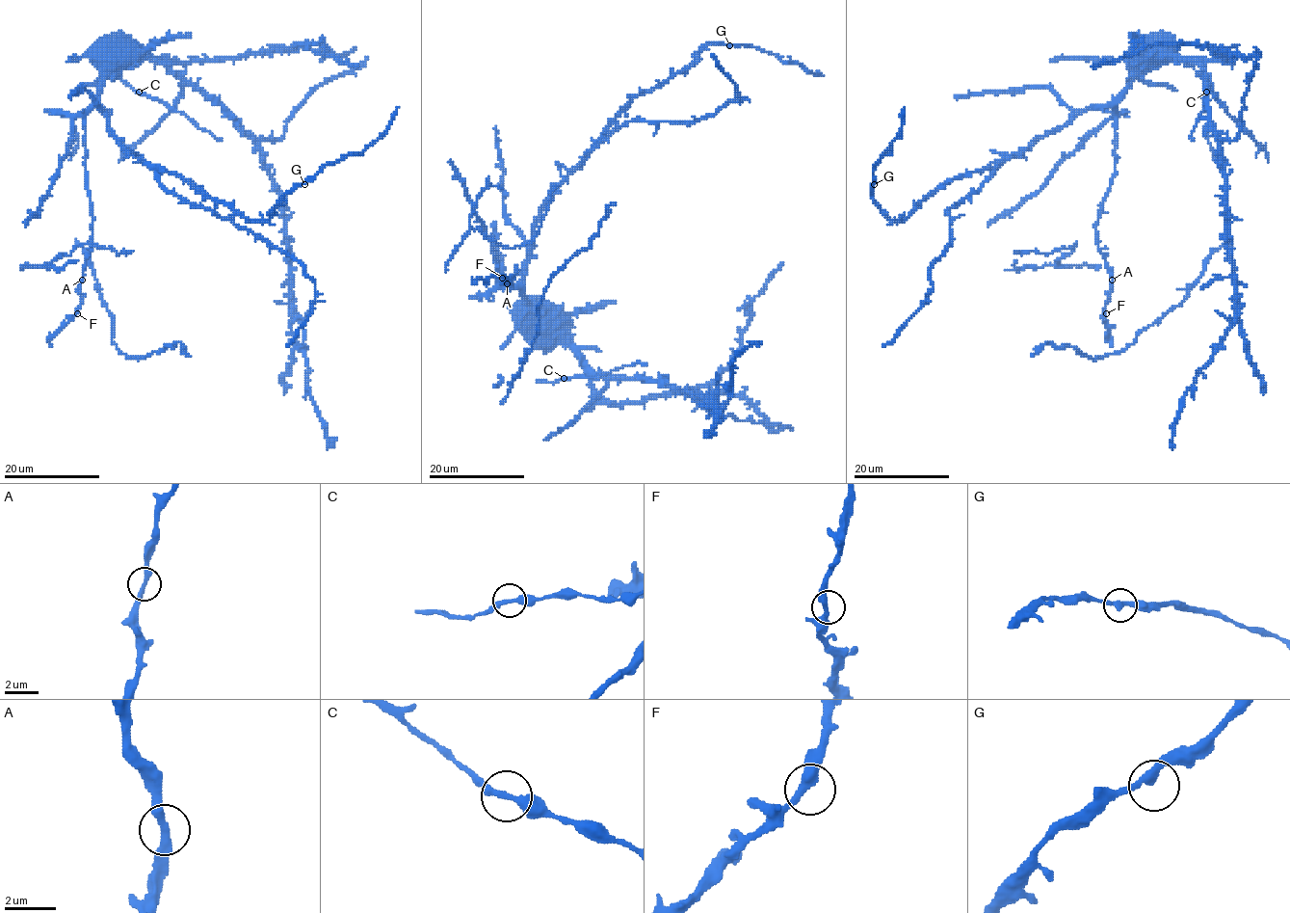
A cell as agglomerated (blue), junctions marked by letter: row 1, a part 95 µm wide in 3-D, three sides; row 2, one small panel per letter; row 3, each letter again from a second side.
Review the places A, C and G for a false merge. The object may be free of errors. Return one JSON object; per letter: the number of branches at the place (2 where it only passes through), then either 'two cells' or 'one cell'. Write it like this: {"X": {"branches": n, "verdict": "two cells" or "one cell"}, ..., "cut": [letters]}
{"A": {"branches": 2, "verdict": "one cell"}, "C": {"branches": 2, "verdict": "one cell"}, "G": {"branches": 2, "verdict": "one cell"}, "cut": []}

